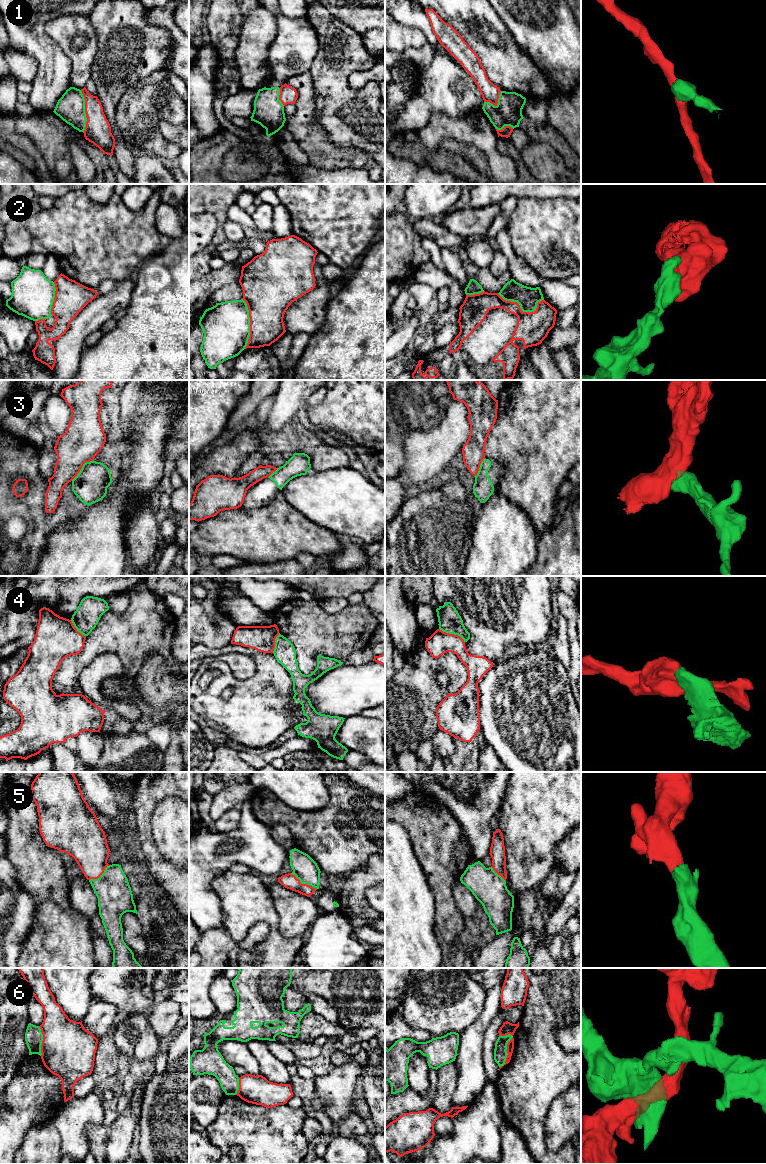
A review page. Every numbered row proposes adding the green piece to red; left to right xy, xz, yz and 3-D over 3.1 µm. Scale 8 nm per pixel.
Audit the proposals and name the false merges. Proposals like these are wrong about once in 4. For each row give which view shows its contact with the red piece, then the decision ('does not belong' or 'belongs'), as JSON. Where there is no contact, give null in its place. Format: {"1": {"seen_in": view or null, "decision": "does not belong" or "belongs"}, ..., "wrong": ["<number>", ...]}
{"1": {"seen_in": "xy", "decision": "belongs"}, "2": {"seen_in": "yz", "decision": "does not belong"}, "3": {"seen_in": "xy", "decision": "does not belong"}, "4": {"seen_in": "yz", "decision": "does not belong"}, "5": {"seen_in": "xz", "decision": "belongs"}, "6": {"seen_in": "yz", "decision": "does not belong"}, "wrong": ["2", "3", "4", "6"]}

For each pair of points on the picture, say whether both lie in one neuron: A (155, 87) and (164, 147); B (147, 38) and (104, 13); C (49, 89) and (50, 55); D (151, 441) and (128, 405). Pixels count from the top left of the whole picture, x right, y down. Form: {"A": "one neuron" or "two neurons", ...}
{"A": "one neuron", "B": "one neuron", "C": "one neuron", "D": "two neurons"}

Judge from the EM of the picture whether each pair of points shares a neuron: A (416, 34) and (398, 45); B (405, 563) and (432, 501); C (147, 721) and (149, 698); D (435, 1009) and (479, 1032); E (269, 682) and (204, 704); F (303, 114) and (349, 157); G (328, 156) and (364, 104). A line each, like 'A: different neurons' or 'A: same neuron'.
A: same neuron
B: same neuron
C: different neurons
D: different neurons
E: same neuron
F: same neuron
G: different neurons

